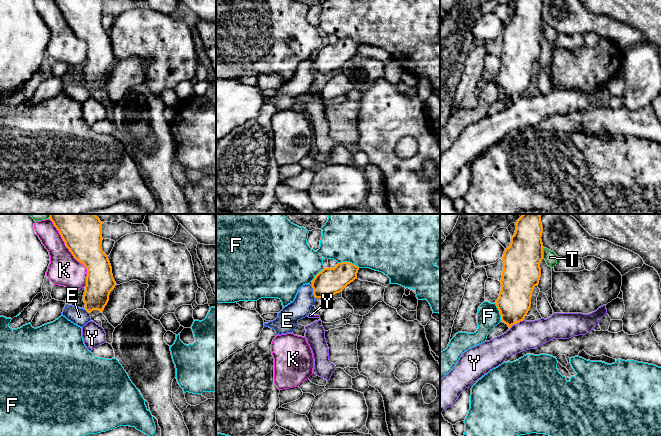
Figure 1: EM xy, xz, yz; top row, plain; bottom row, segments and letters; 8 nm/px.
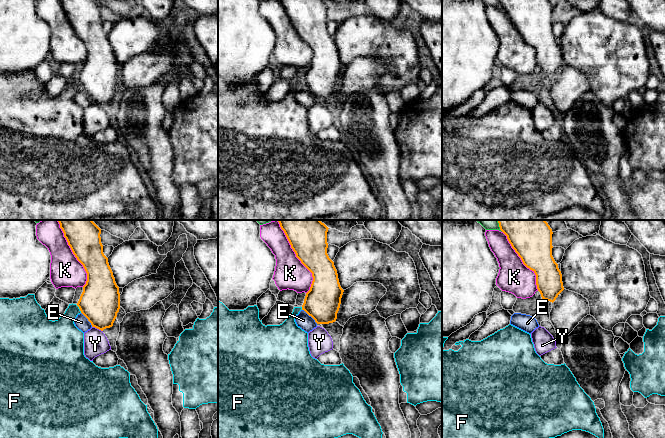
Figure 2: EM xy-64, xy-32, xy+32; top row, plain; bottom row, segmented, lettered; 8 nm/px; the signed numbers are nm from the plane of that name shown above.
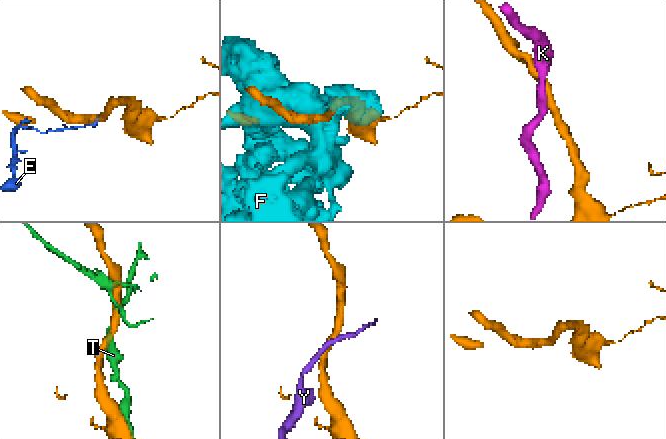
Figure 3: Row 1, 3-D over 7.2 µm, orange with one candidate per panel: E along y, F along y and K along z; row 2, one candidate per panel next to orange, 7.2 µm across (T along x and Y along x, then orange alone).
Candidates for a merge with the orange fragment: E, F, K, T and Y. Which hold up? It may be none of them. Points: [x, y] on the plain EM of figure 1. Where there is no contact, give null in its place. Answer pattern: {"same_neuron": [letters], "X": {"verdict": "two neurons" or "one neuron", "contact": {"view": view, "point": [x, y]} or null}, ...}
{"same_neuron": [], "E": {"verdict": "two neurons", "contact": {"view": "xz", "point": [313, 67]}}, "F": {"verdict": "two neurons", "contact": {"view": "xz", "point": [349, 38]}}, "K": {"verdict": "two neurons", "contact": {"view": "xy", "point": [73, 31]}}, "T": {"verdict": "two neurons", "contact": {"view": "yz", "point": [542, 28]}}, "Y": {"verdict": "two neurons", "contact": {"view": "yz", "point": [516, 99]}}}

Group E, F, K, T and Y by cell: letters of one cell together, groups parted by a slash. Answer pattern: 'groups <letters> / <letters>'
groups E / F / K / T / Y

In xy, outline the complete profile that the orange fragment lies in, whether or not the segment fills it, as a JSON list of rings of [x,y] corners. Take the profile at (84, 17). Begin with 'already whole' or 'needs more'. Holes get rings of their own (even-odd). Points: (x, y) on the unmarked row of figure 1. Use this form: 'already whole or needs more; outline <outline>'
already whole; outline [[[54,0],[66,23],[74,34],[87,44],[86,62],[83,71],[85,86],[103,88],[109,77],[110,68],[116,62],[108,32],[102,26],[102,0]]]

